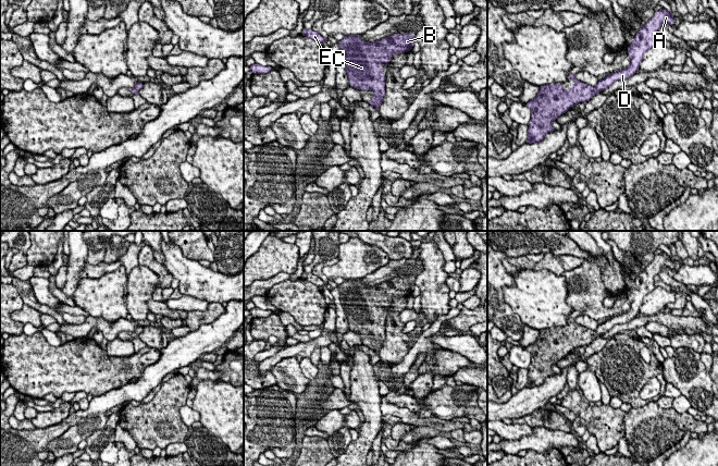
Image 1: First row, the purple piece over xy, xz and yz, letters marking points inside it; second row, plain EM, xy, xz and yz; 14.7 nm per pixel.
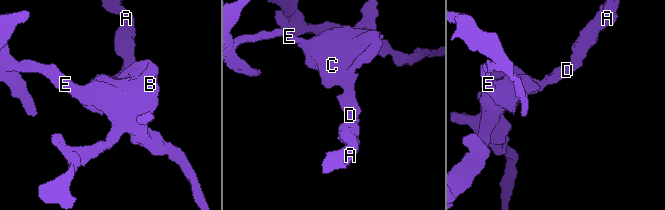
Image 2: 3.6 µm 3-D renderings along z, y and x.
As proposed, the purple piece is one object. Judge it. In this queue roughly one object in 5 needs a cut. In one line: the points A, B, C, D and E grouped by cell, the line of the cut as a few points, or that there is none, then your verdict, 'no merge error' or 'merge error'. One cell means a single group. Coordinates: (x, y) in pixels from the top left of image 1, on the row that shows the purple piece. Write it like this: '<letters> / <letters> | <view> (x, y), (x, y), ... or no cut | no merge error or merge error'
A B C D E | no cut | no merge error

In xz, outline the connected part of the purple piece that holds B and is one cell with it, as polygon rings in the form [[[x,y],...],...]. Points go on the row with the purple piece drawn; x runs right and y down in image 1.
[[[394,34],[373,42],[363,41],[361,36],[347,35],[344,39],[337,41],[341,45],[341,59],[346,69],[349,86],[360,90],[372,90],[373,98],[368,102],[379,110],[385,95],[386,81],[380,65],[391,62],[394,54],[409,52],[414,45],[414,34]]]

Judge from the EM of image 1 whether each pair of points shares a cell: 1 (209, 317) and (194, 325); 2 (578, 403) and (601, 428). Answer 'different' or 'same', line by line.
1: same
2: same

